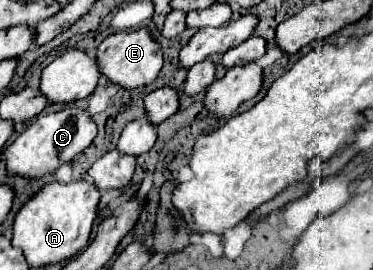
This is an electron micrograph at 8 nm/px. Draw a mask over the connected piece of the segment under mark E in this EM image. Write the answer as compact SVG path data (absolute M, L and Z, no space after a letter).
M147 30L117 32L117 34L107 36L99 44L99 48L95 52L95 60L97 60L101 76L109 84L115 84L123 90L135 90L135 88L151 84L157 78L157 74L163 66L163 52L161 52L161 46L149 36Z

